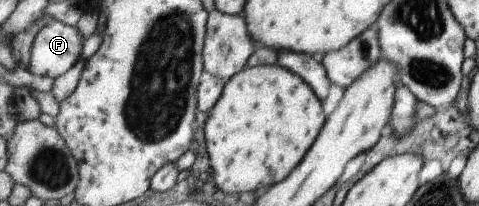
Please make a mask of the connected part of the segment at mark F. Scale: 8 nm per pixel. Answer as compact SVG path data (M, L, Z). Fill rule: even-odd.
M50 21L35 36L27 69L41 77L64 76L83 57L85 40L76 26Z

